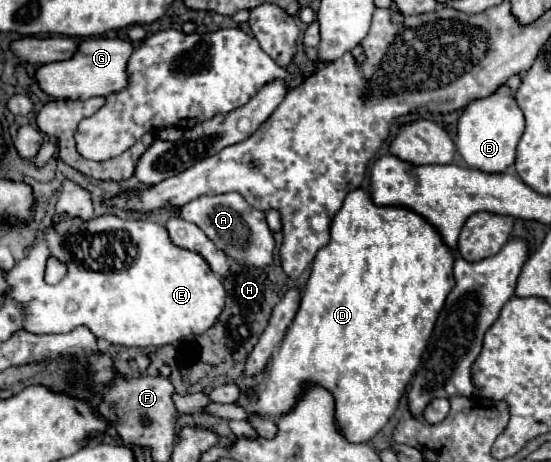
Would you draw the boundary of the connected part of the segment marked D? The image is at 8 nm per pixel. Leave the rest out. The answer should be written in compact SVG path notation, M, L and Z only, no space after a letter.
M357 188L353 192L347 194L345 198L345 204L343 208L335 214L333 218L333 224L331 224L331 240L325 248L321 248L313 260L313 266L311 266L311 274L309 274L309 280L303 288L303 294L301 294L301 302L299 302L299 308L297 308L297 314L291 322L291 328L287 330L279 350L275 352L273 356L273 366L271 366L271 372L269 372L269 382L265 386L265 390L257 396L257 400L253 404L247 404L247 406L235 406L235 404L209 404L207 412L213 414L213 416L221 416L221 418L227 418L227 420L245 420L249 414L271 414L271 416L281 416L285 412L289 412L303 386L313 382L313 384L321 384L325 386L327 390L333 392L335 396L335 418L337 418L337 426L341 430L341 434L351 440L351 442L367 442L371 440L385 424L387 420L393 416L397 404L399 404L399 398L403 396L413 372L417 370L419 366L419 360L421 360L421 354L427 346L427 340L433 332L433 326L435 326L435 320L445 304L445 298L447 294L451 292L451 288L455 286L455 278L453 278L453 252L451 248L443 242L441 234L437 232L437 228L433 224L429 224L427 220L423 220L423 216L419 216L417 212L411 212L409 208L405 206L377 206L373 200L371 200L371 194L369 190L363 190L363 188Z

